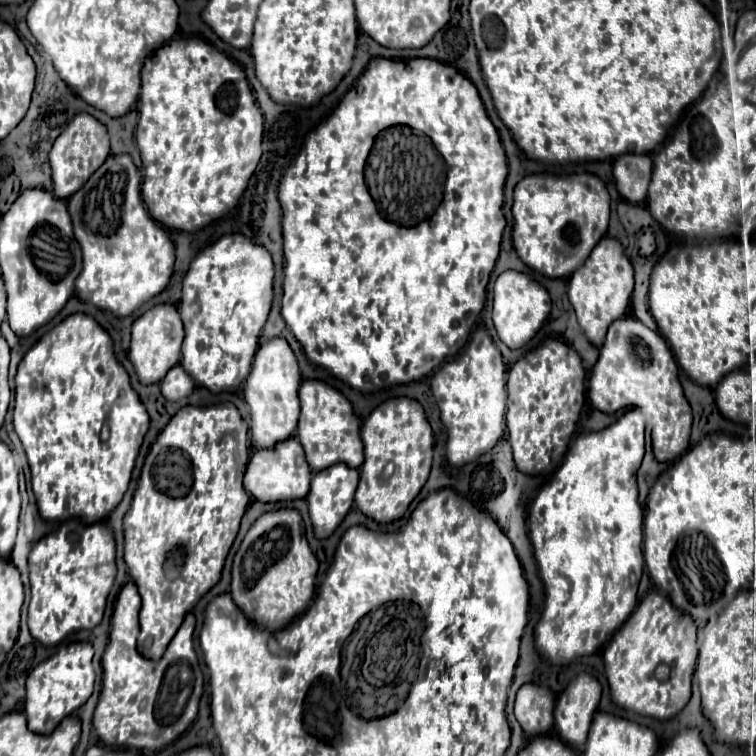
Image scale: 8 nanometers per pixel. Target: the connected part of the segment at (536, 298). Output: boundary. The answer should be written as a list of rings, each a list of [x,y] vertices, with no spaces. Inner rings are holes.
[[[504,271],[498,275],[494,283],[494,309],[492,309],[492,321],[498,331],[498,337],[510,347],[518,349],[524,343],[528,343],[534,333],[542,327],[544,319],[550,313],[550,297],[548,291],[520,271]]]

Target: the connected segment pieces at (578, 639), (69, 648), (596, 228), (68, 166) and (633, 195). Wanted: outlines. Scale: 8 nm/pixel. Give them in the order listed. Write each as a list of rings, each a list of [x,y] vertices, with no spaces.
[[[630,409],[606,429],[578,435],[570,443],[560,467],[530,505],[530,541],[546,589],[546,607],[536,625],[536,647],[546,659],[550,659],[550,663],[564,665],[574,657],[594,653],[608,643],[608,637],[612,637],[612,633],[628,619],[628,613],[632,613],[636,605],[636,585],[644,567],[644,513],[638,505],[636,471],[644,454],[644,417],[638,409]]]
[[[70,643],[60,647],[58,653],[32,669],[26,681],[26,701],[24,713],[28,717],[28,727],[34,733],[52,733],[56,725],[70,713],[74,713],[92,695],[94,687],[94,667],[92,667],[94,647],[90,643]]]
[[[592,173],[526,175],[514,189],[512,241],[518,257],[546,277],[570,277],[608,229],[610,195]]]
[[[78,113],[60,133],[60,137],[54,141],[54,147],[50,151],[54,195],[60,199],[68,199],[72,193],[76,193],[76,189],[80,189],[80,185],[84,185],[84,181],[104,163],[108,153],[110,153],[110,143],[108,143],[106,125],[102,125],[96,117],[88,113]]]
[[[624,153],[614,161],[614,179],[620,195],[626,201],[644,203],[648,181],[652,173],[652,159],[650,155],[638,153]]]

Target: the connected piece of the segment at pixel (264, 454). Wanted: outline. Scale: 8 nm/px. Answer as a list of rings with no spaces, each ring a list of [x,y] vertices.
[[[296,437],[278,441],[272,449],[258,449],[248,463],[244,475],[244,487],[256,501],[286,501],[308,495],[308,485],[312,481],[312,469],[304,457],[304,449]]]

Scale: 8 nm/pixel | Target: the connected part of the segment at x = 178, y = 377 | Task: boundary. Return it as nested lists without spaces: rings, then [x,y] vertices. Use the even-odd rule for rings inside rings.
[[[174,365],[164,381],[160,381],[160,391],[168,401],[180,401],[184,397],[188,397],[194,389],[194,381],[192,377],[188,377],[188,373],[184,373],[182,365]]]

